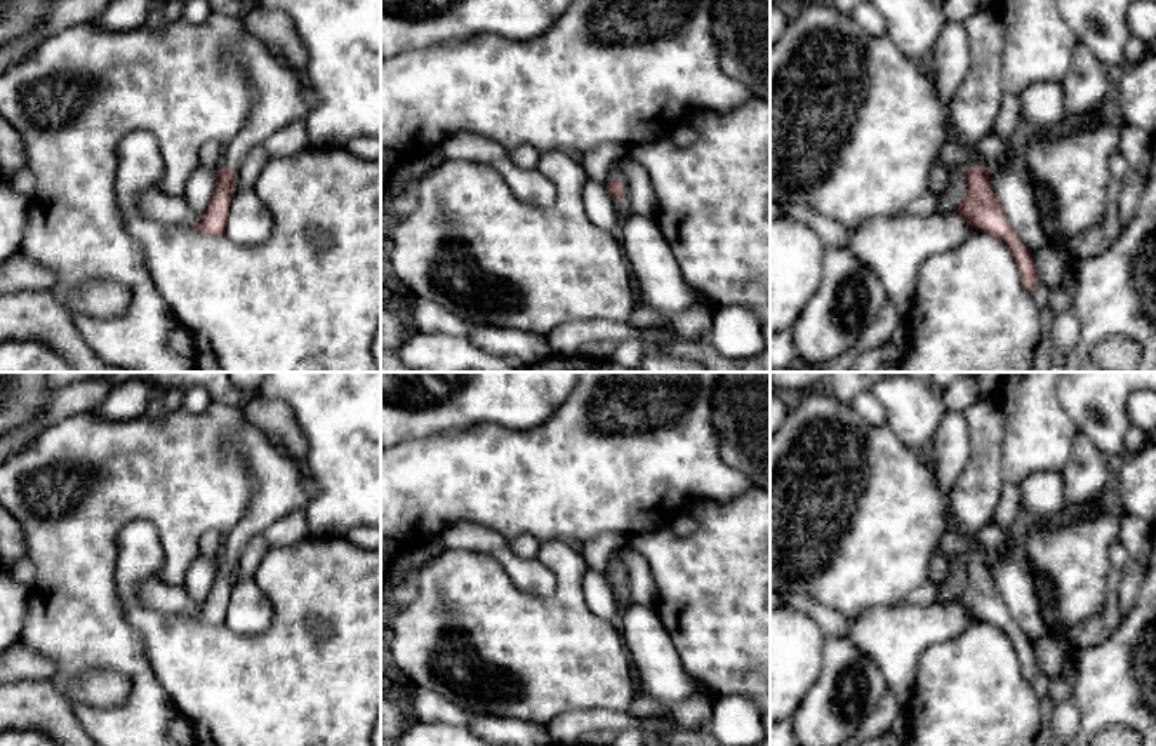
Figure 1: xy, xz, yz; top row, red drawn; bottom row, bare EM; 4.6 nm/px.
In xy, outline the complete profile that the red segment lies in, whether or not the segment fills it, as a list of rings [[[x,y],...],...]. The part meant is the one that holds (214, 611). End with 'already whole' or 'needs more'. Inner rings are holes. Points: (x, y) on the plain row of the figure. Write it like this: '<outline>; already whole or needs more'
[[[249,421],[235,428],[224,452],[238,459],[256,480],[256,494],[242,520],[224,534],[221,558],[210,593],[195,621],[221,626],[226,621],[229,595],[236,577],[236,558],[249,541],[264,534],[290,511],[306,511],[304,468],[290,459],[266,433]]]; needs more

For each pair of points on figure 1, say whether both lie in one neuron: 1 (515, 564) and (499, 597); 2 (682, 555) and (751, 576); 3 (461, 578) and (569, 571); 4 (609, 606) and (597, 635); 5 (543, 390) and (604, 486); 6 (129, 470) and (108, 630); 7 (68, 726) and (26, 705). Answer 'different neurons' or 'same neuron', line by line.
1: different neurons
2: same neuron
3: same neuron
4: different neurons
5: different neurons
6: same neuron
7: same neuron

